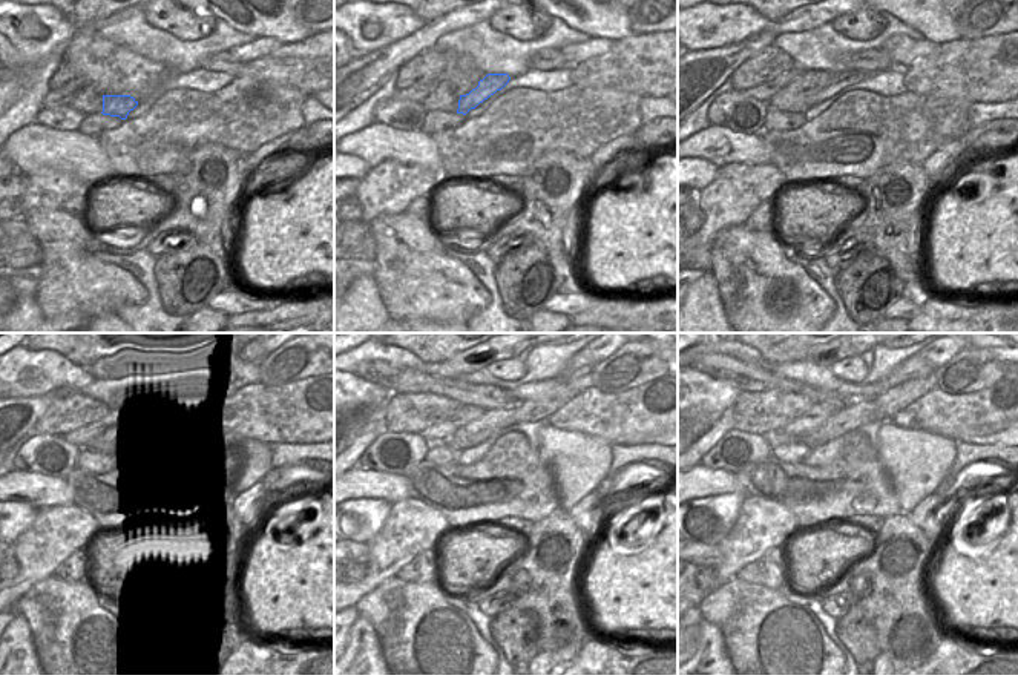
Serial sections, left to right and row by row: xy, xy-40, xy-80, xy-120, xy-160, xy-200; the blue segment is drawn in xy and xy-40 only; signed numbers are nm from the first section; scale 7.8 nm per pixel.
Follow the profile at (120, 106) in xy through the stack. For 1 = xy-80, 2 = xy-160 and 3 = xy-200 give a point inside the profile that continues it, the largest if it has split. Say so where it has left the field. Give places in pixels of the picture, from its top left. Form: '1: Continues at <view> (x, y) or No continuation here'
1: Continues at xy-80 (842, 80)
2: Continues at xy-160 (511, 413)
3: Continues at xy-200 (859, 413).

